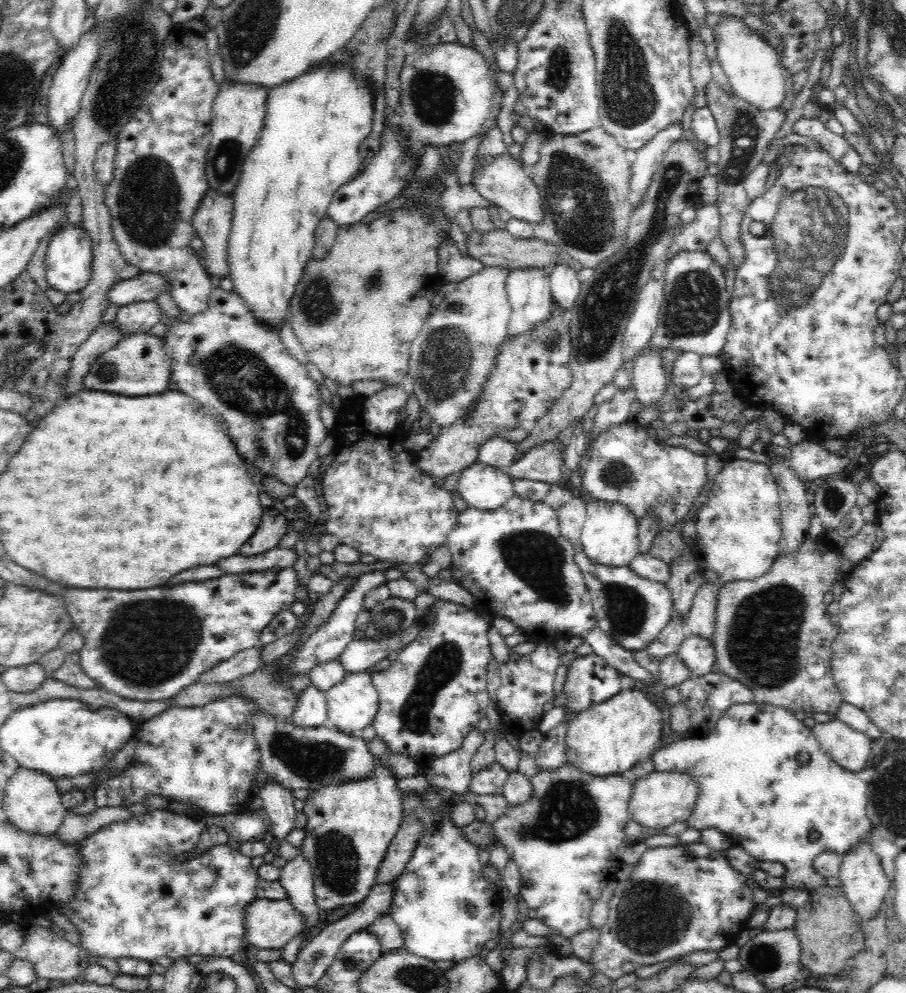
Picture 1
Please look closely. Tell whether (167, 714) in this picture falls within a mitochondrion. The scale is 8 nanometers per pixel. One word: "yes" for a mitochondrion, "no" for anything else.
no

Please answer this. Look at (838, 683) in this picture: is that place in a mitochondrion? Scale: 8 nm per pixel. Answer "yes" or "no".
no

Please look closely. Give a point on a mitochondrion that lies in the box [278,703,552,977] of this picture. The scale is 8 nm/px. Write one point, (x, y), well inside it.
(341, 864)

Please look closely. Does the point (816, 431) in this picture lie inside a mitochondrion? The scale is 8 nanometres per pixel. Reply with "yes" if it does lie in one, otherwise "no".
no

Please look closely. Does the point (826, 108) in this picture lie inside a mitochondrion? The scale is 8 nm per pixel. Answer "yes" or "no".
no

